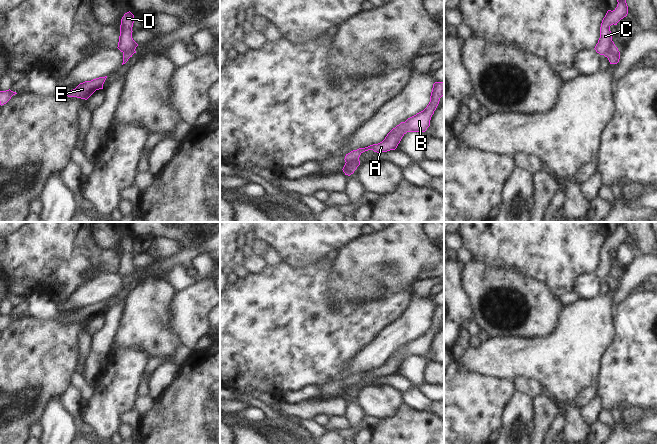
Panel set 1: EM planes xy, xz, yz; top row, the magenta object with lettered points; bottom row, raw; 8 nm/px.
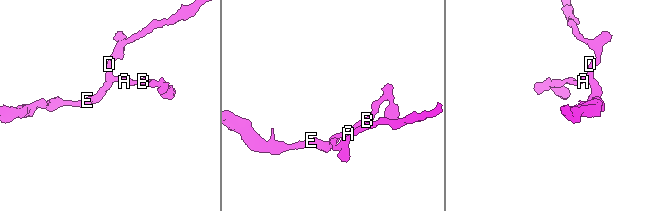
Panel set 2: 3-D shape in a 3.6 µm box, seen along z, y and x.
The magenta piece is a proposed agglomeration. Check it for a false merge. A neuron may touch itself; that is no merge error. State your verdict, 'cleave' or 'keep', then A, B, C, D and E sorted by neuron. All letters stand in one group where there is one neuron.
cleave; groups A B C D / E

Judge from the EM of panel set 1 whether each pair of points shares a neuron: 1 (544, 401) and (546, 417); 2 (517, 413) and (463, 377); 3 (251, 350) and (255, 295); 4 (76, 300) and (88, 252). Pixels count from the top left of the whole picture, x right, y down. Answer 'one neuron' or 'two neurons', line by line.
1: one neuron
2: two neurons
3: one neuron
4: two neurons

